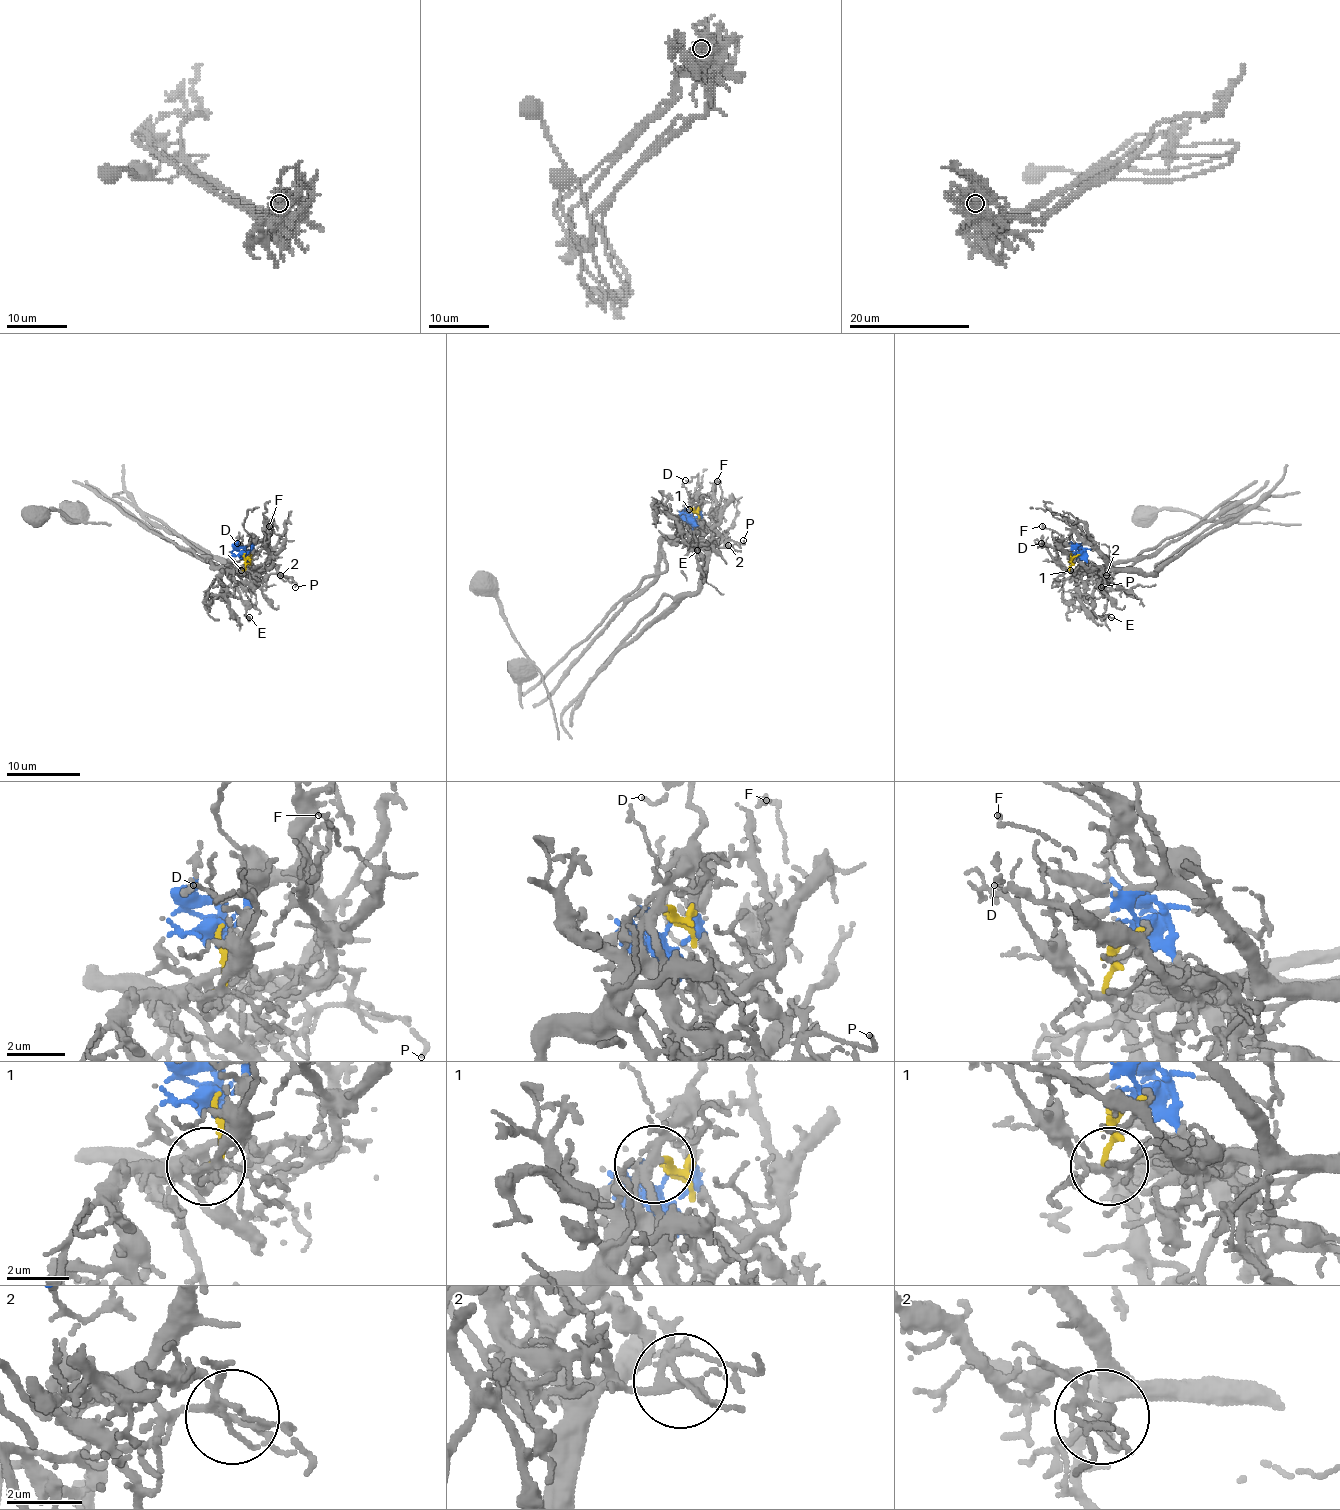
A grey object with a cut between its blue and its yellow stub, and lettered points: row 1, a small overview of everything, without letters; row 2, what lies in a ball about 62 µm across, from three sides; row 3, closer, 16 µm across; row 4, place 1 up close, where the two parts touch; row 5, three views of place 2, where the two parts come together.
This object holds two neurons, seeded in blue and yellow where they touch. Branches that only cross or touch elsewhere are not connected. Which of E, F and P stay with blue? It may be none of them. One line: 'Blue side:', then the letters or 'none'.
Blue side: F, P

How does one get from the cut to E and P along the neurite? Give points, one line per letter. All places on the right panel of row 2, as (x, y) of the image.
E: (1071, 553), (1069, 570), (1086, 570), (1095, 577), (1093, 612), (1099, 618), (1112, 618)
P: (1073, 553), (1082, 555), (1108, 573), (1101, 586)

